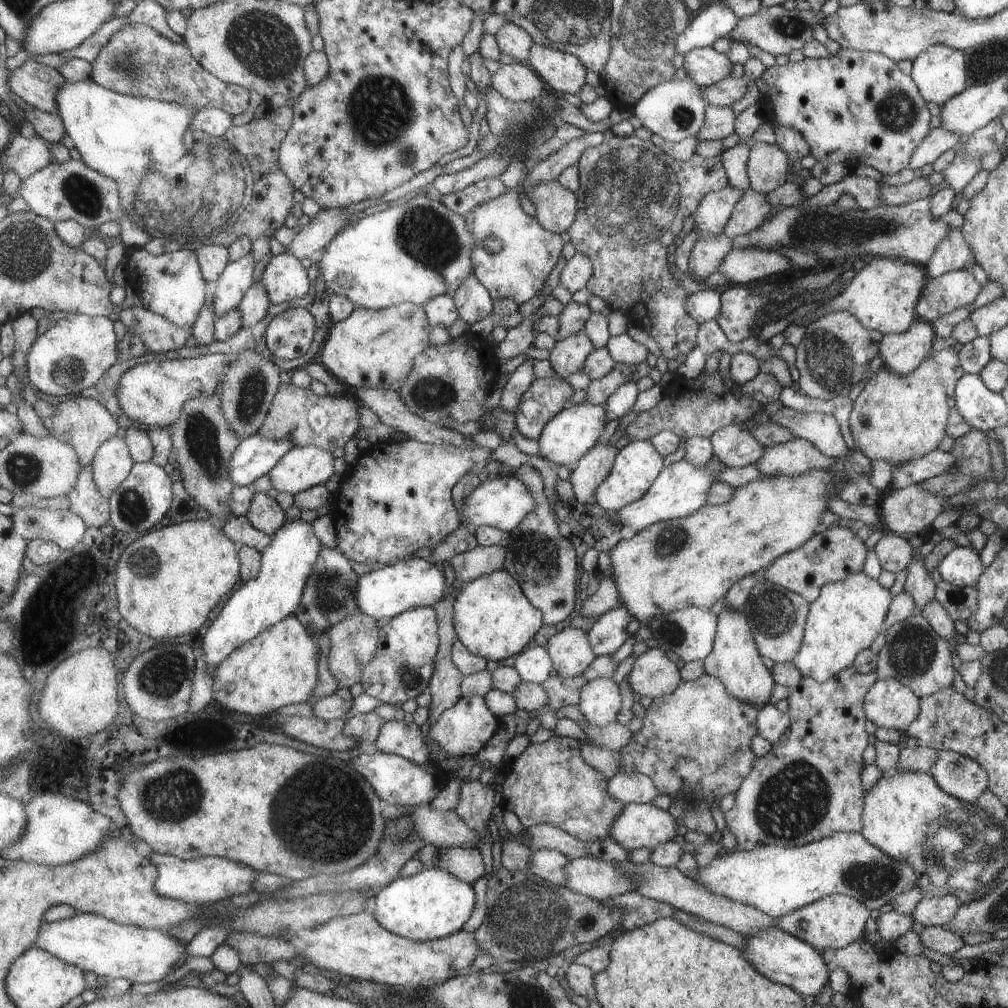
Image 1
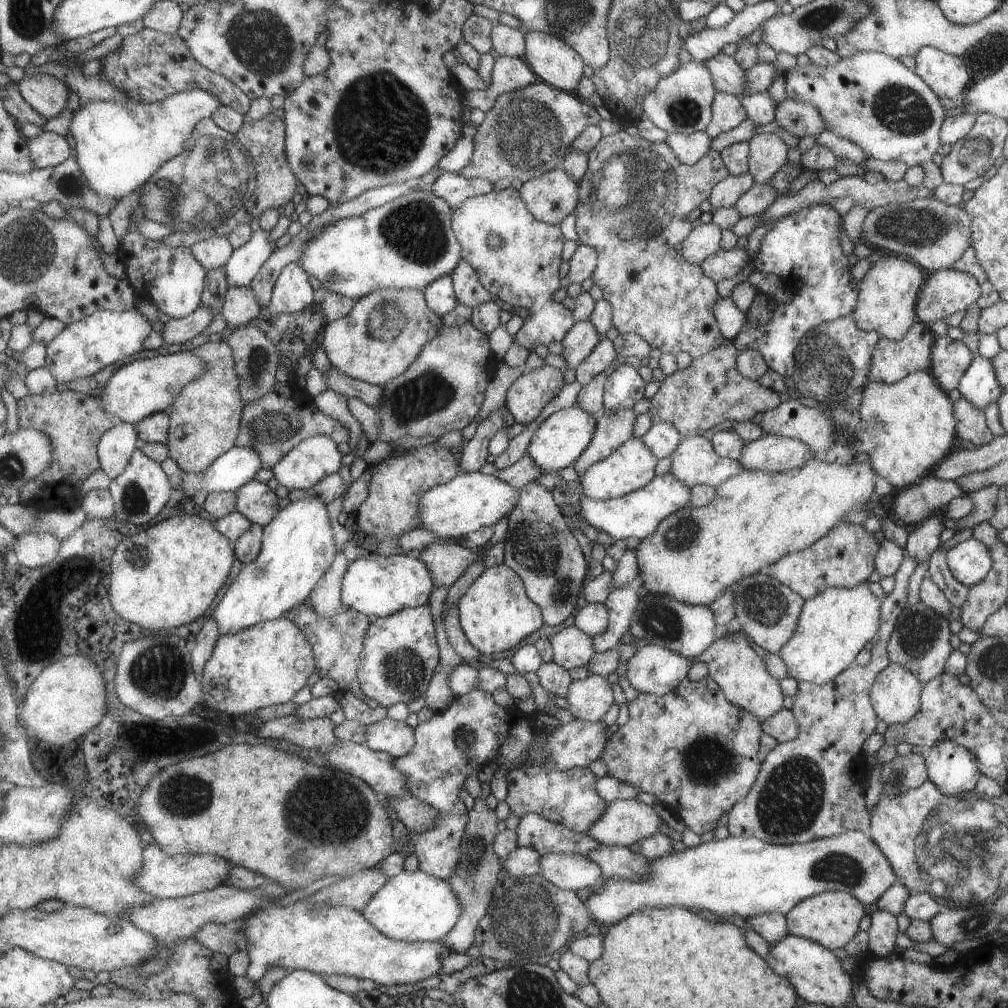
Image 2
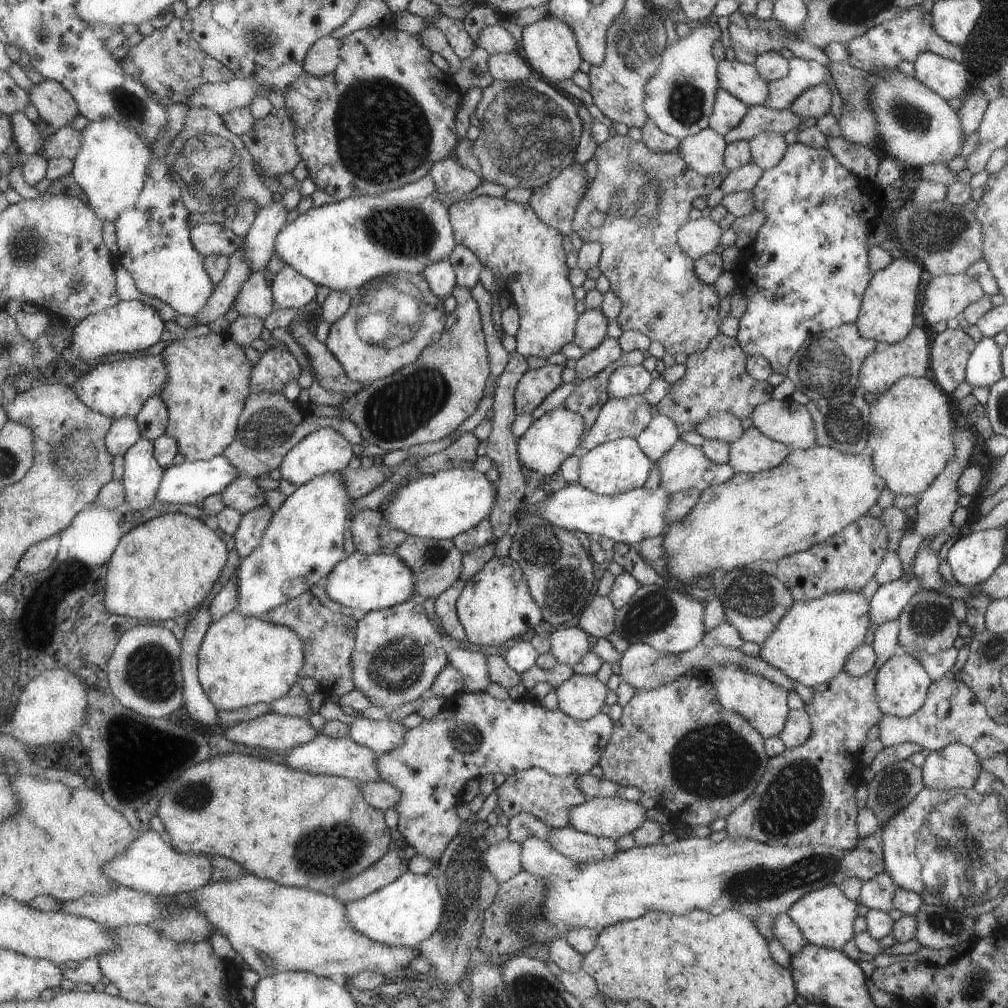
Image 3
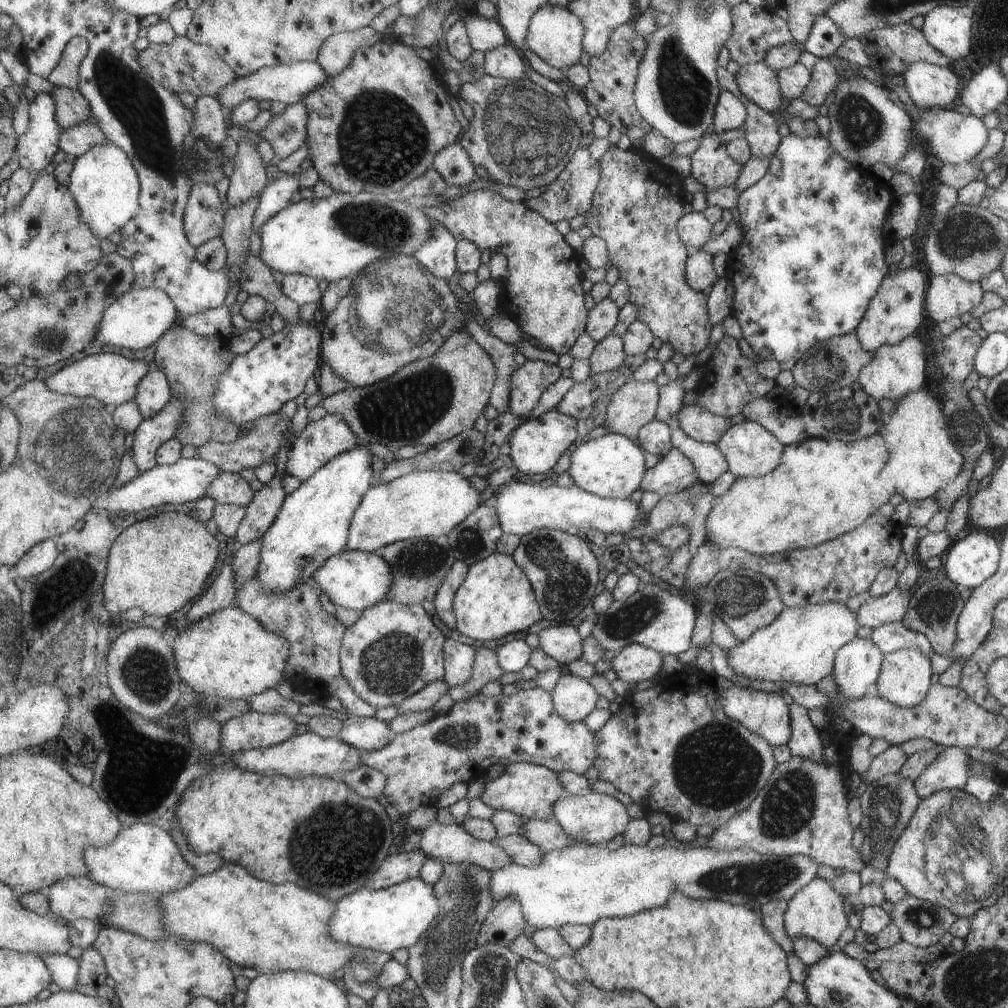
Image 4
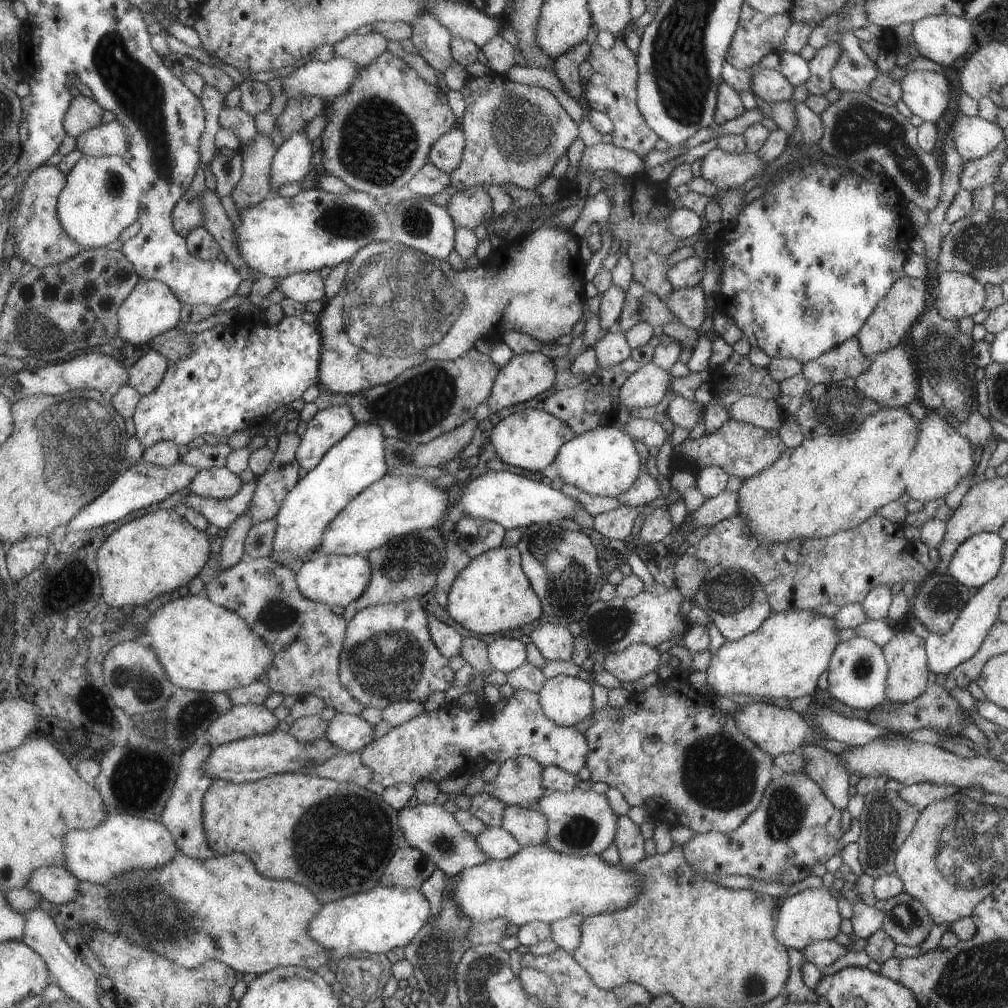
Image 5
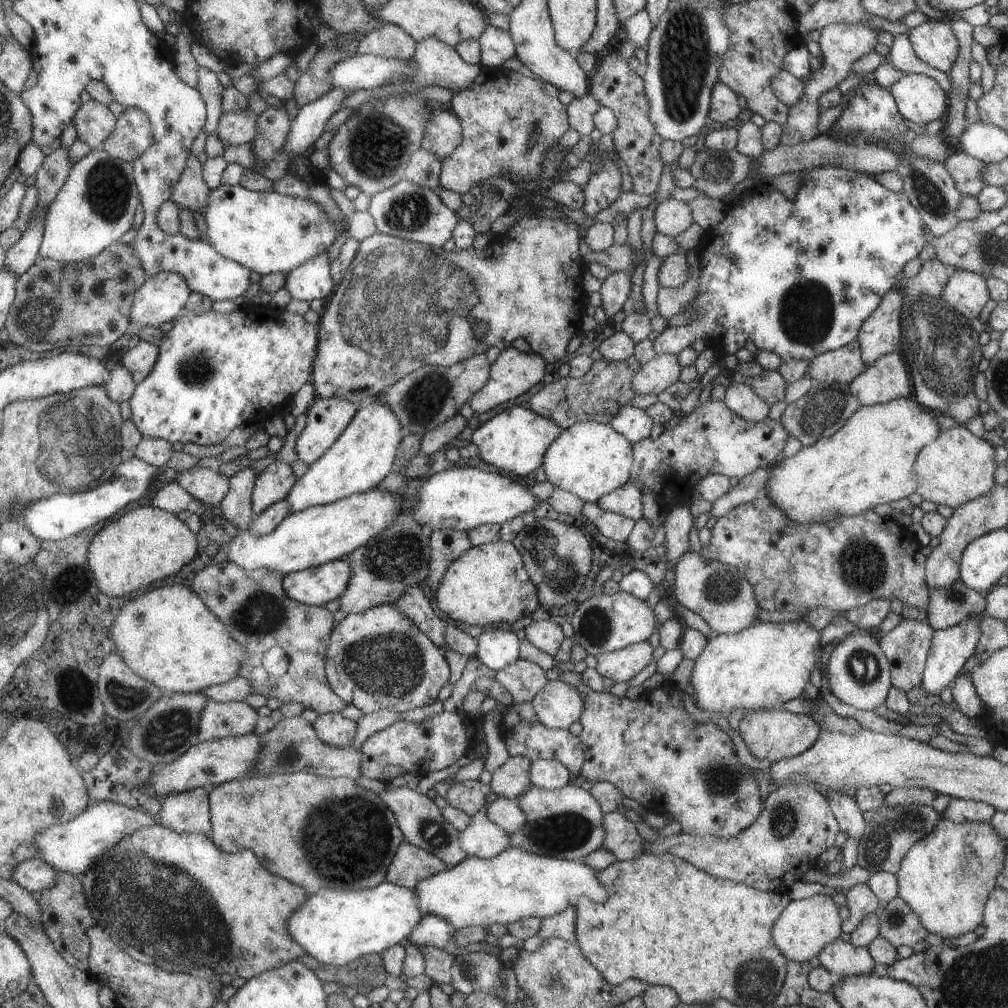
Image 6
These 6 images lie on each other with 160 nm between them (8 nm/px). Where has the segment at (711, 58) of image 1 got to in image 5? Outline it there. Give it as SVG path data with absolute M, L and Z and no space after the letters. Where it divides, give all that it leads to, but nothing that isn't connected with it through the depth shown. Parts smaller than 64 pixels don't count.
M757 67L752 71L750 90L753 95L768 103L793 102L793 87L777 69Z

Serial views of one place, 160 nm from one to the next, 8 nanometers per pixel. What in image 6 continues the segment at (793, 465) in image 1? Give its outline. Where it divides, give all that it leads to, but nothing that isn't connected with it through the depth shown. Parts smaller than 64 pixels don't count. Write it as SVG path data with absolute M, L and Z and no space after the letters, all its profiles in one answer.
M708 400L703 406L697 404L688 416L683 417L681 412L681 419L675 428L661 433L655 440L647 437L633 444L633 479L636 483L638 480L647 482L656 502L666 510L673 505L689 502L692 488L705 475L719 473L729 478L740 479L757 468L769 467L783 450L787 436L788 432L779 421L772 421L769 417L756 423L744 421L740 416L733 414L723 401Z

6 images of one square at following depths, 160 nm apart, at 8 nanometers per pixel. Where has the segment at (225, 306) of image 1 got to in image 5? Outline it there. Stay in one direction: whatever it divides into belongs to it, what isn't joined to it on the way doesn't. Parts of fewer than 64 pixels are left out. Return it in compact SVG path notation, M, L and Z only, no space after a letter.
M306 129L296 132L281 144L273 159L271 184L272 194L289 182L300 183L311 172L313 143L307 136Z

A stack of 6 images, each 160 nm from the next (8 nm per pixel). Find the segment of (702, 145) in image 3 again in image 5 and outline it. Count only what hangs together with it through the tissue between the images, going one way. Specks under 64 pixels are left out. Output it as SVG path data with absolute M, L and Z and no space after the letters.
M715 147L702 158L700 176L718 191L726 191L737 189L747 179L759 175L767 164L762 163L755 153L733 154Z

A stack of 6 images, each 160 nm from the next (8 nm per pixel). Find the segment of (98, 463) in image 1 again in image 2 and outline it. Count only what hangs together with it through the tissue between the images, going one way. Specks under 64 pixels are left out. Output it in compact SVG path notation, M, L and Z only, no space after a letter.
M116 421L114 428L103 435L98 444L101 470L116 479L126 468L135 450L139 448L140 438L135 425Z

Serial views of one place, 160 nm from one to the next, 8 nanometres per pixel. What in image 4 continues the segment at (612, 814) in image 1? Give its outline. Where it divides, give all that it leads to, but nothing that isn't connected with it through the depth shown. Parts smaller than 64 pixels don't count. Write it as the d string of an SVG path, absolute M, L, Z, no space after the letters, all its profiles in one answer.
M509 762L499 778L489 780L481 792L481 801L491 809L507 810L526 819L547 820L553 818L551 804L564 797L563 785L559 784L558 774L545 766L527 762Z

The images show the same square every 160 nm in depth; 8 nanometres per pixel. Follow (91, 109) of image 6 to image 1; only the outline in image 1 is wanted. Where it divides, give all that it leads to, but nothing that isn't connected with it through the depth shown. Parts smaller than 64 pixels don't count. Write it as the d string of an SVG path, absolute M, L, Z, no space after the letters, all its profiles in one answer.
M29 58L21 67L11 71L9 82L12 92L33 108L44 112L59 112L57 98L66 82L59 70Z

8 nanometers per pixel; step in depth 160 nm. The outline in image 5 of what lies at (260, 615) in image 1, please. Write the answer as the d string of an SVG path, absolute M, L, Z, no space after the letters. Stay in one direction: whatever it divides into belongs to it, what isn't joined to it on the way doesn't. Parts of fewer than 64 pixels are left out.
M359 424L343 440L340 440L323 457L313 471L300 479L297 486L286 496L276 516L278 527L274 538L274 549L270 557L277 563L287 565L289 561L307 561L322 546L328 527L341 511L371 485L387 475L390 468L385 456L385 435L377 425Z

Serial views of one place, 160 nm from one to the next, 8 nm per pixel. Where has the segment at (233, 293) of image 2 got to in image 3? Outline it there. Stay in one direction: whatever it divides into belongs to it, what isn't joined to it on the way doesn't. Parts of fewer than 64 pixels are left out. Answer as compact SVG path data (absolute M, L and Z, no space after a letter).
M267 269L257 270L253 276L243 284L241 294L235 302L234 308L242 316L261 316L265 319L276 310L273 290L266 280Z

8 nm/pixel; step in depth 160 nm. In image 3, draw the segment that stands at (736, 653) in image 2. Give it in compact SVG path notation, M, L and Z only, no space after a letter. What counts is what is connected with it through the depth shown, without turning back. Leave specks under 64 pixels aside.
M733 664L712 670L707 675L714 689L719 692L719 704L723 704L727 712L735 712L745 718L764 740L780 736L783 724L786 723L786 716L789 714L786 702L788 692L779 688L779 685L765 680L763 676L749 674L747 670Z

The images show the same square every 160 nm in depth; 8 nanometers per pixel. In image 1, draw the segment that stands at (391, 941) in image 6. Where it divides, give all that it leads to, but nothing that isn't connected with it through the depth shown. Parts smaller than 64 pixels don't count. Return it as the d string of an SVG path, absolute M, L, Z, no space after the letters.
M427 867L414 876L401 876L374 897L375 918L383 928L401 937L428 942L461 931L471 915L474 900L472 886L441 868Z

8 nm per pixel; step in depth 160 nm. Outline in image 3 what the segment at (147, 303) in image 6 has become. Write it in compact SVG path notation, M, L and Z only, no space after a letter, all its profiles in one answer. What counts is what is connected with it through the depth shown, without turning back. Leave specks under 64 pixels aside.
M137 298L121 300L115 306L87 316L77 324L70 350L81 360L95 360L107 354L135 354L157 344L163 336L163 330L165 330L165 320L155 306L149 306Z

